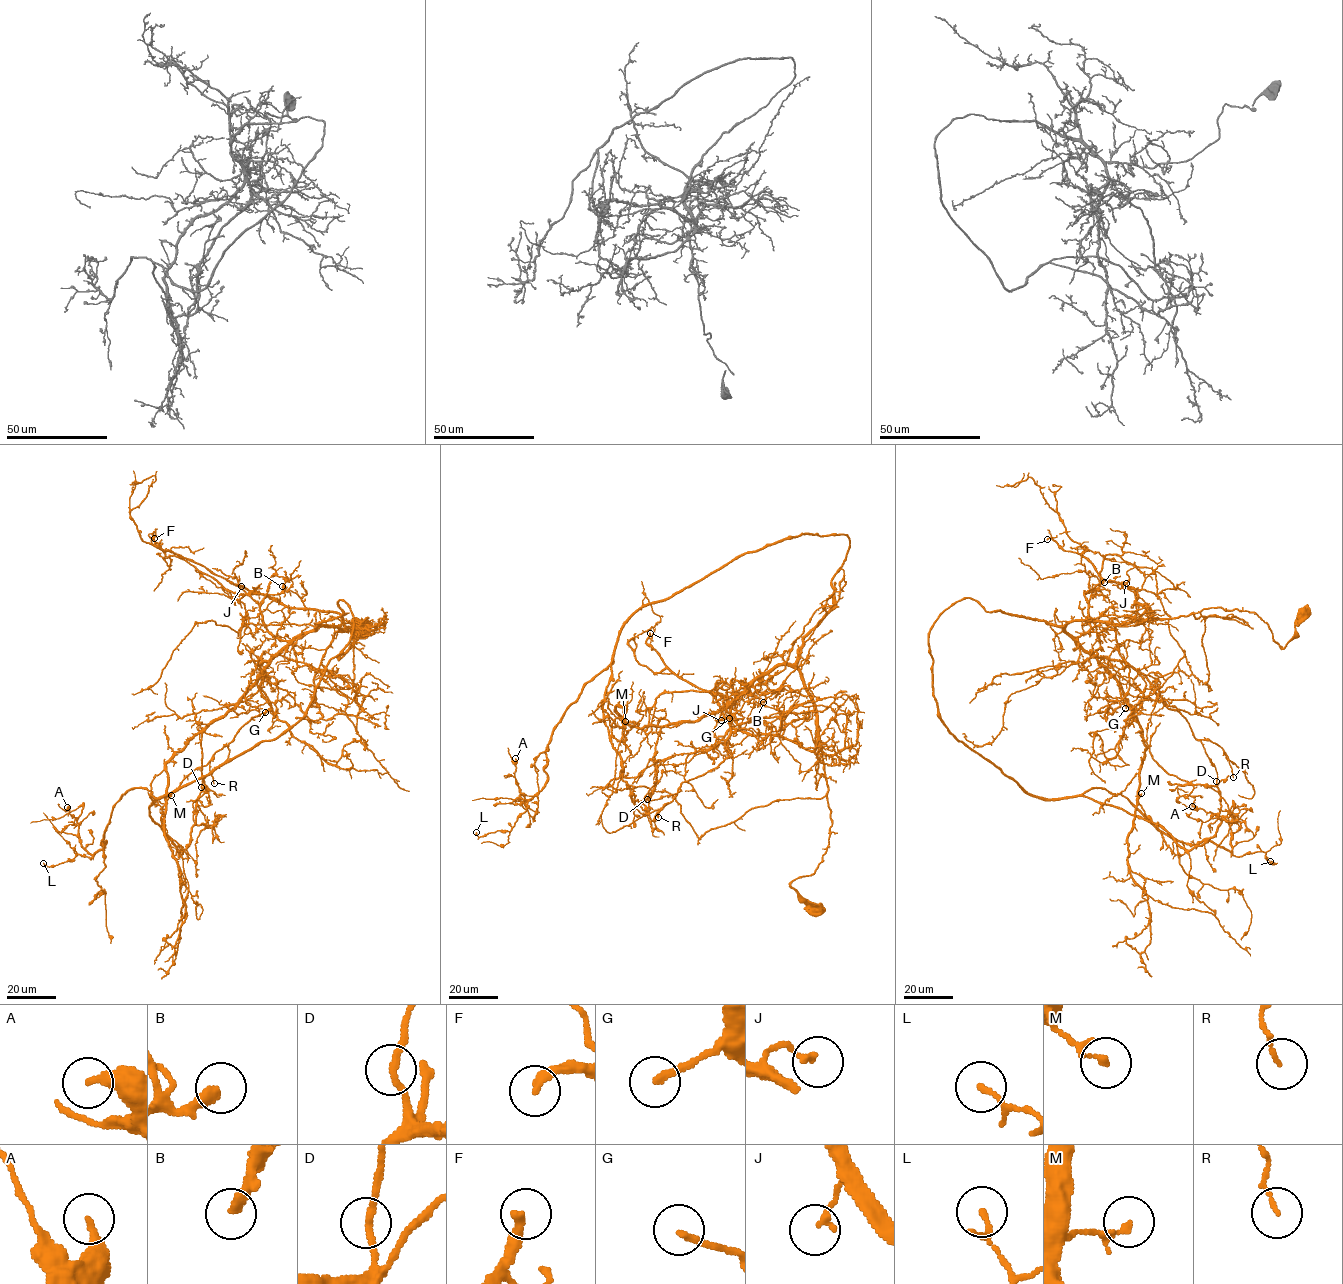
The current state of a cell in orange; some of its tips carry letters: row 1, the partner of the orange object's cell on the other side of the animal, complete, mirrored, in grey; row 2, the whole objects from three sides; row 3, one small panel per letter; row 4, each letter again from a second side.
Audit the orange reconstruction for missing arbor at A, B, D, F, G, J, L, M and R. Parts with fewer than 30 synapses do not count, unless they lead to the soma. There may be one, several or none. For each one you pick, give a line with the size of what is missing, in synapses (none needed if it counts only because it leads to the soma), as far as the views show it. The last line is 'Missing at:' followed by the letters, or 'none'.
F: 60 syn
Missing at: F

